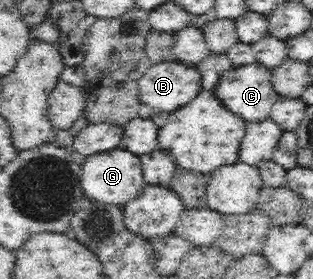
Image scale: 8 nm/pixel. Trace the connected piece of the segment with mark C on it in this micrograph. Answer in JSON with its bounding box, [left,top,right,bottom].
[216,62,279,123]

